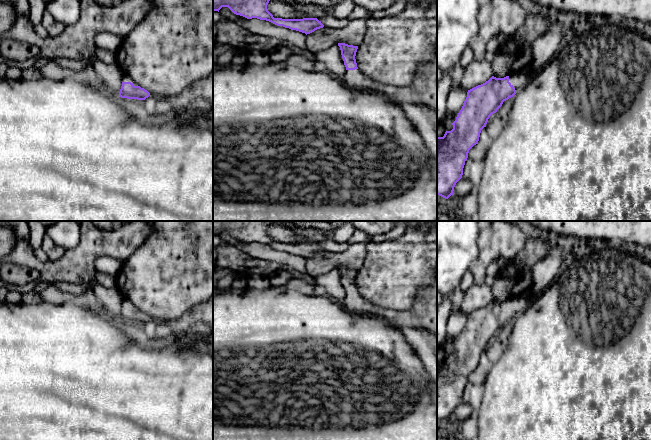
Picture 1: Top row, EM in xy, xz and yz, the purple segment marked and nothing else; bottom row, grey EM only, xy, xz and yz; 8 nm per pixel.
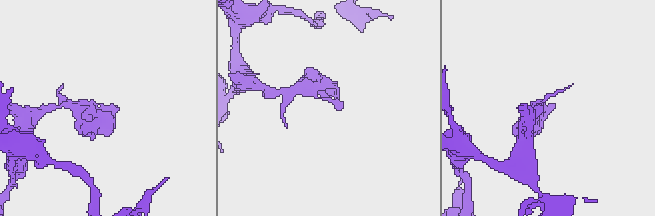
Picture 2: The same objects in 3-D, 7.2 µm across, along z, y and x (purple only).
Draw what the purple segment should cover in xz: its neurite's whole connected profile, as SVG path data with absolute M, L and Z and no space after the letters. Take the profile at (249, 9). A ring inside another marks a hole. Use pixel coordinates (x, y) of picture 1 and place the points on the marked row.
M213 0L213 11L219 12L222 7L228 7L234 14L247 19L257 18L266 20L277 26L296 30L306 35L324 27L317 18L274 18L267 9L269 1L270 0Z

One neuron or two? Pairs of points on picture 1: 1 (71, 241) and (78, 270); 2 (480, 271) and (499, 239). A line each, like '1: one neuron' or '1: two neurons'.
1: two neurons
2: one neuron

